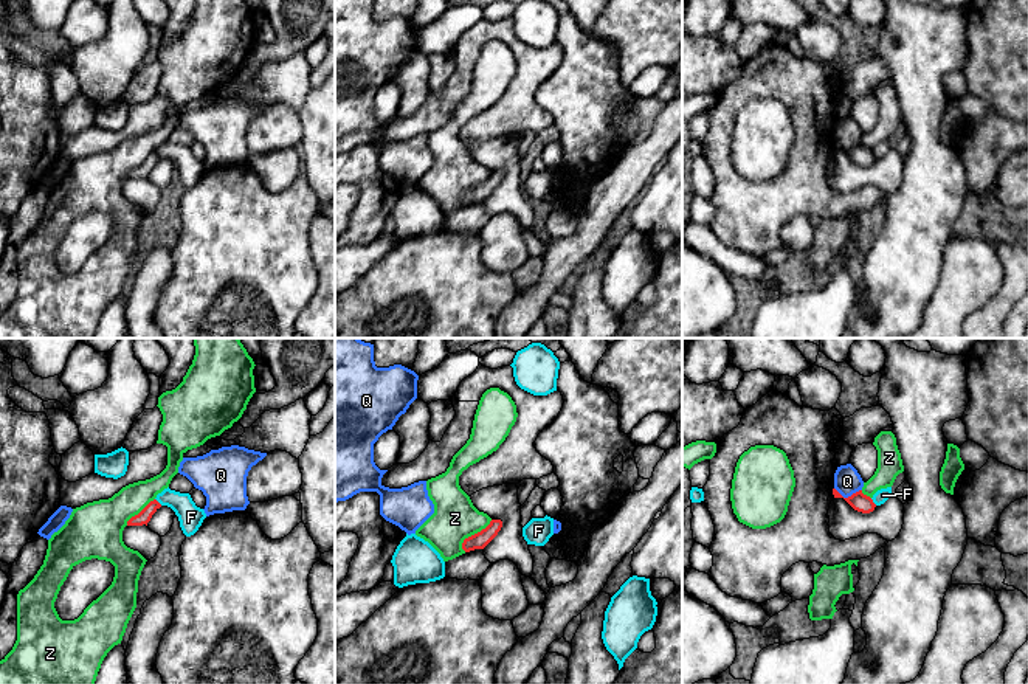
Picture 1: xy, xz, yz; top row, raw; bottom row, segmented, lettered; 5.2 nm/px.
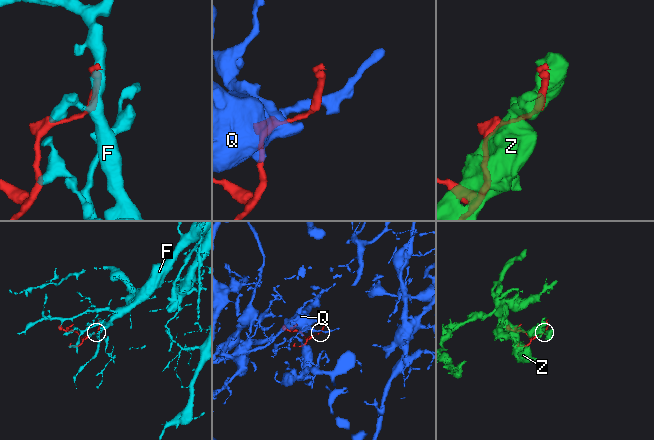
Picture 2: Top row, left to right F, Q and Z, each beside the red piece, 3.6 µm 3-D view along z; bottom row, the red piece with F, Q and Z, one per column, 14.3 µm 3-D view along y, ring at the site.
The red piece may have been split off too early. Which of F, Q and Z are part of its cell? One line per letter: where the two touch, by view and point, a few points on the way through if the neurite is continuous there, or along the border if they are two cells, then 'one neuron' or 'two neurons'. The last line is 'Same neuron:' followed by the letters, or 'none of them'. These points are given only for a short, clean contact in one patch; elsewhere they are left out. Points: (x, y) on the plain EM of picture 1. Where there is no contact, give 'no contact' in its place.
F: contact yz (872, 154); two neurons
Q: contact yz (848, 149); two neurons
Z: contact xz (475, 186); two neurons
Same neuron: none of them

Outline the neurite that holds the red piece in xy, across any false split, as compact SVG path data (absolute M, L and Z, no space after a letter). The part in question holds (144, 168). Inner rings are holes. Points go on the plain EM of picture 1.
M154 152L150 154L138 168L132 169L129 174L127 174L127 178L143 178L150 174L152 168L161 160L161 157Z

